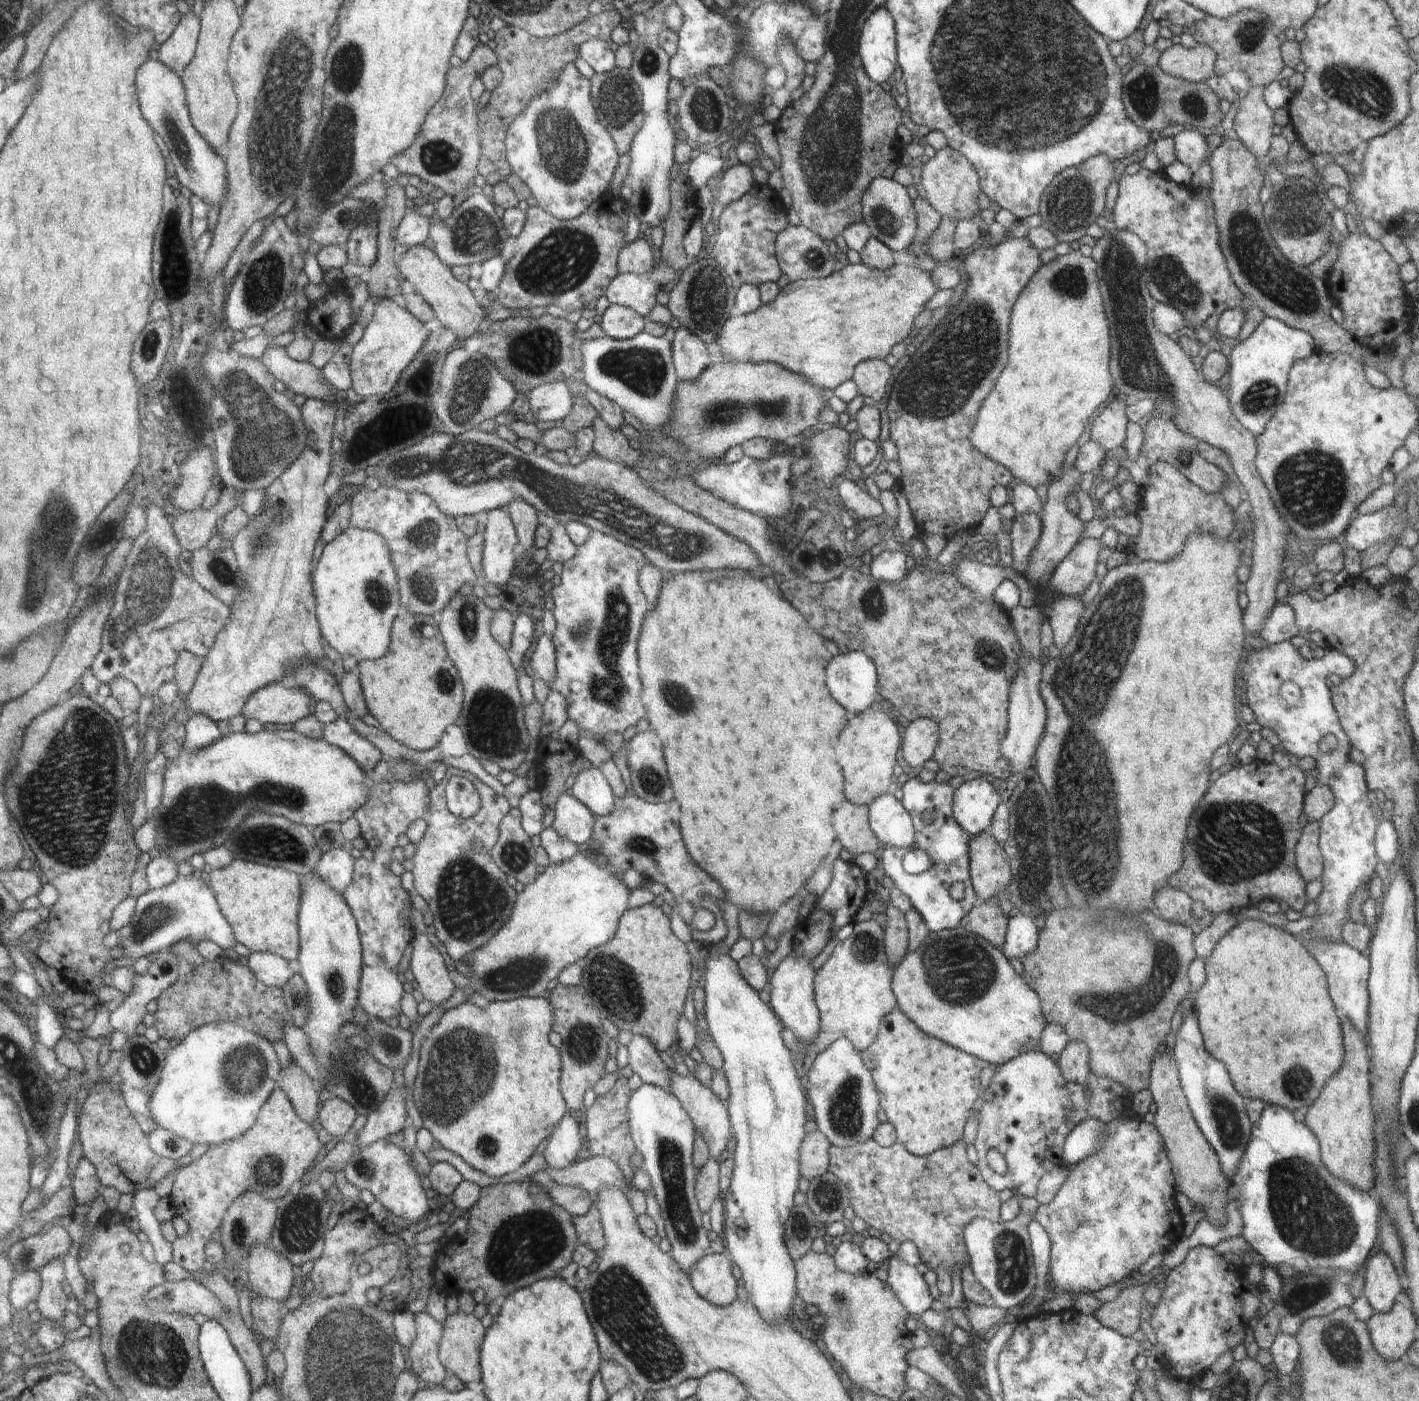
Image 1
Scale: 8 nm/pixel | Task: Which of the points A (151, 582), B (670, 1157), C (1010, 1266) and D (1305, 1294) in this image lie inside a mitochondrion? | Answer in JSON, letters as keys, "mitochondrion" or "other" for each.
{"A":"mitochondrion","B":"mitochondrion","C":"mitochondrion","D":"mitochondrion"}

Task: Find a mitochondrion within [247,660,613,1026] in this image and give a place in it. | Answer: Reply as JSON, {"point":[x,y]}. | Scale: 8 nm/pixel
{"point":[471,902]}

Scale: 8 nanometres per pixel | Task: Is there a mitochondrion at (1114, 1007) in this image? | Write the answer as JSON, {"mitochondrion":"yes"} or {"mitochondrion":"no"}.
{"mitochondrion":"yes"}

